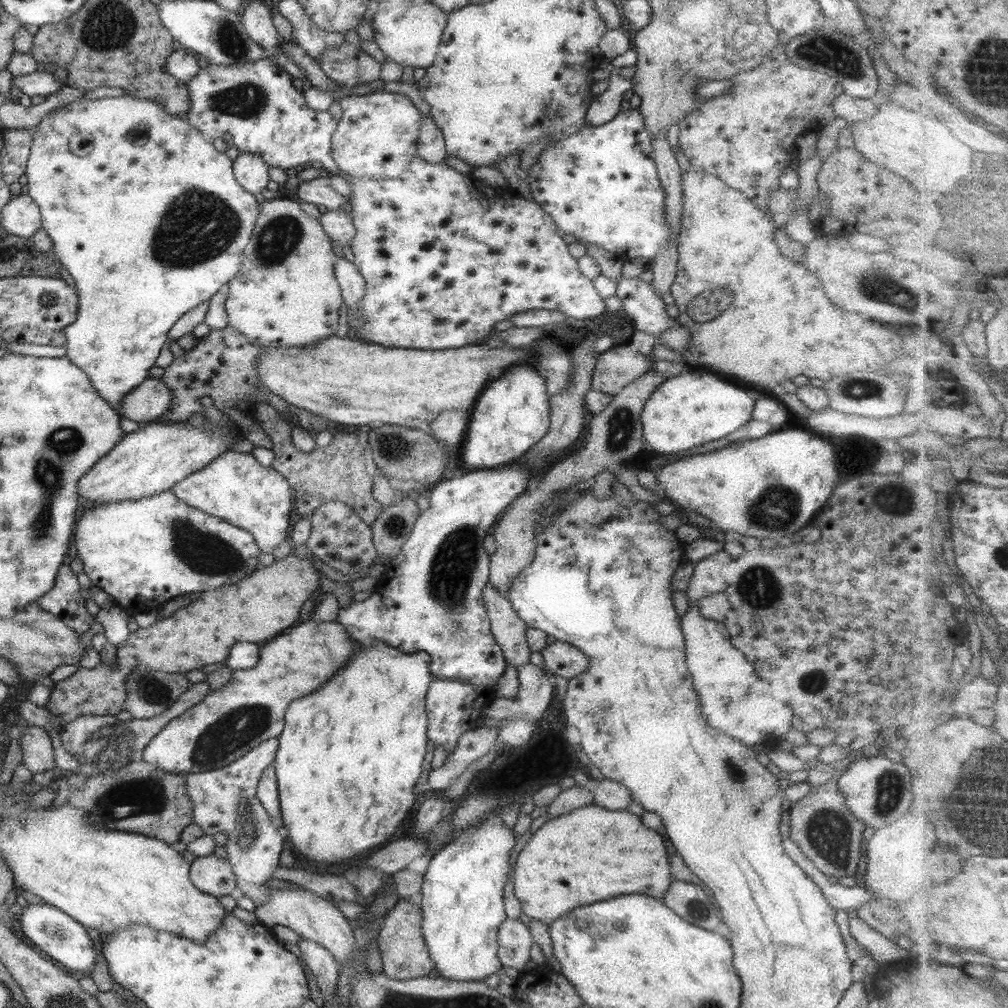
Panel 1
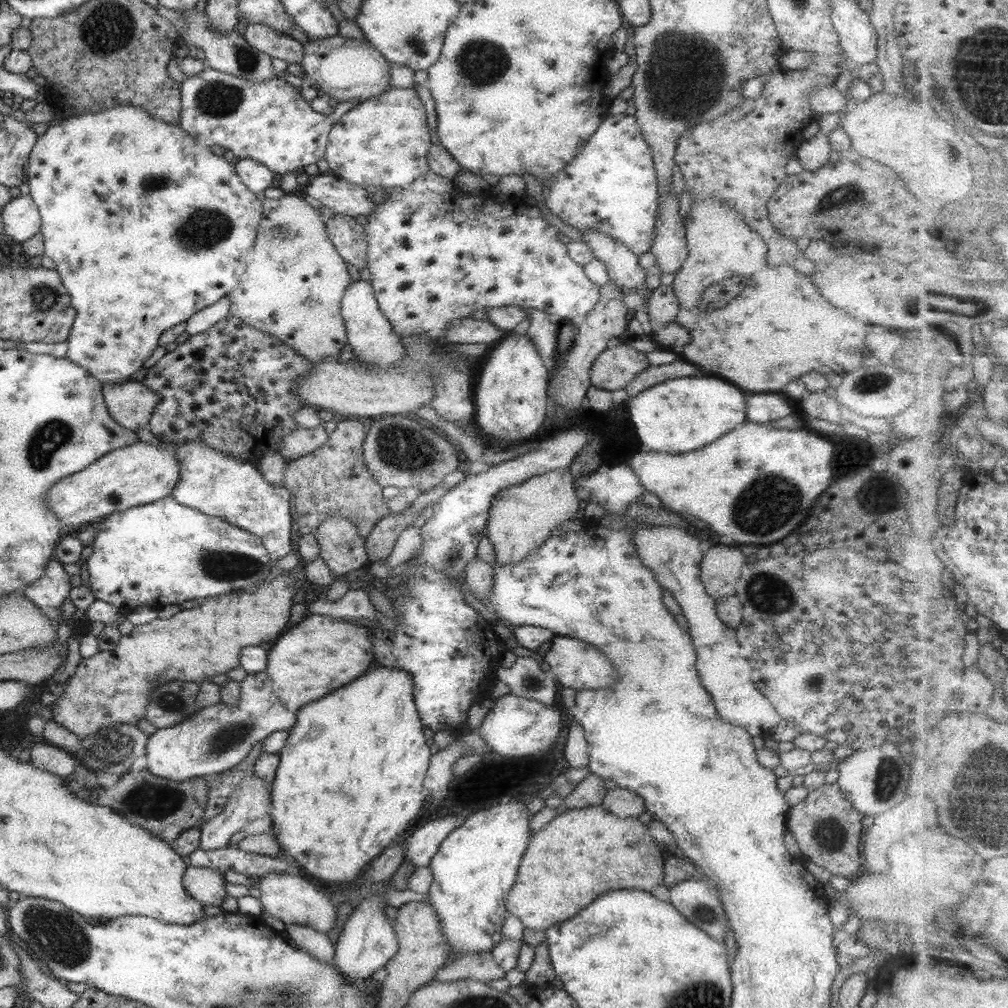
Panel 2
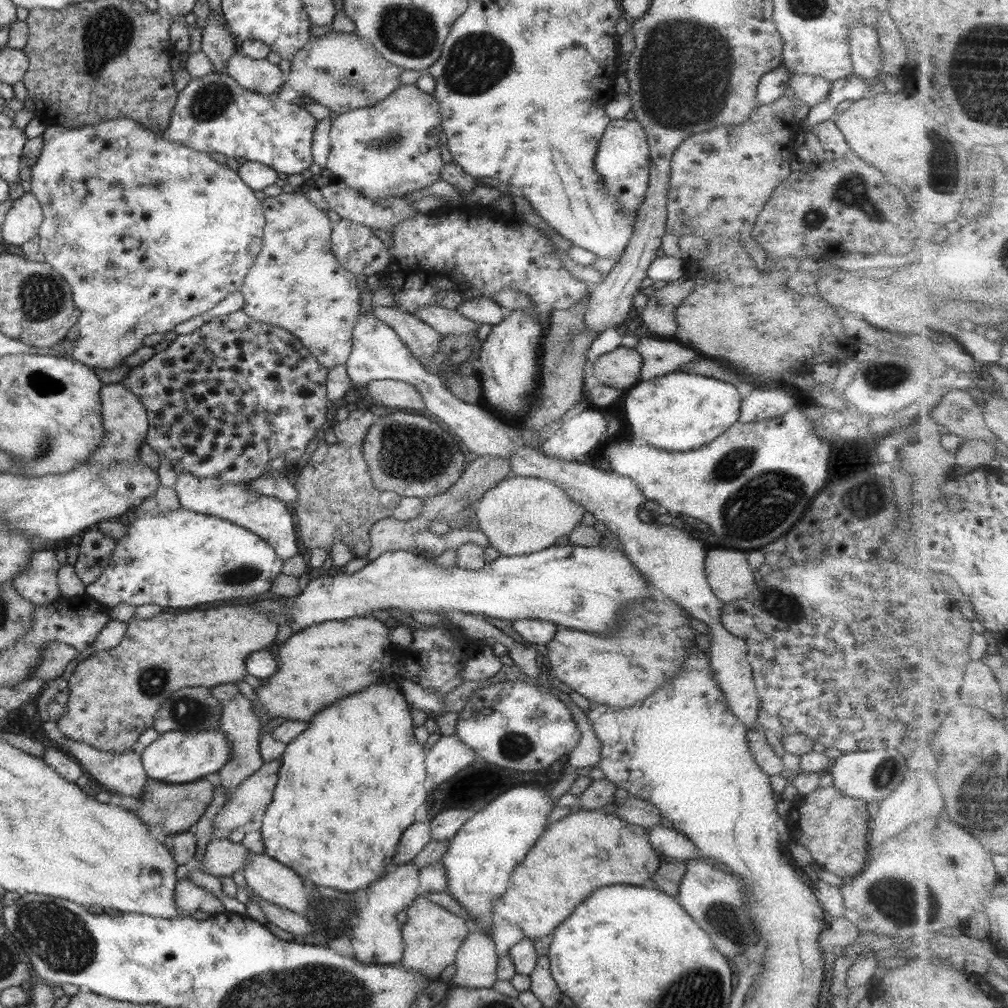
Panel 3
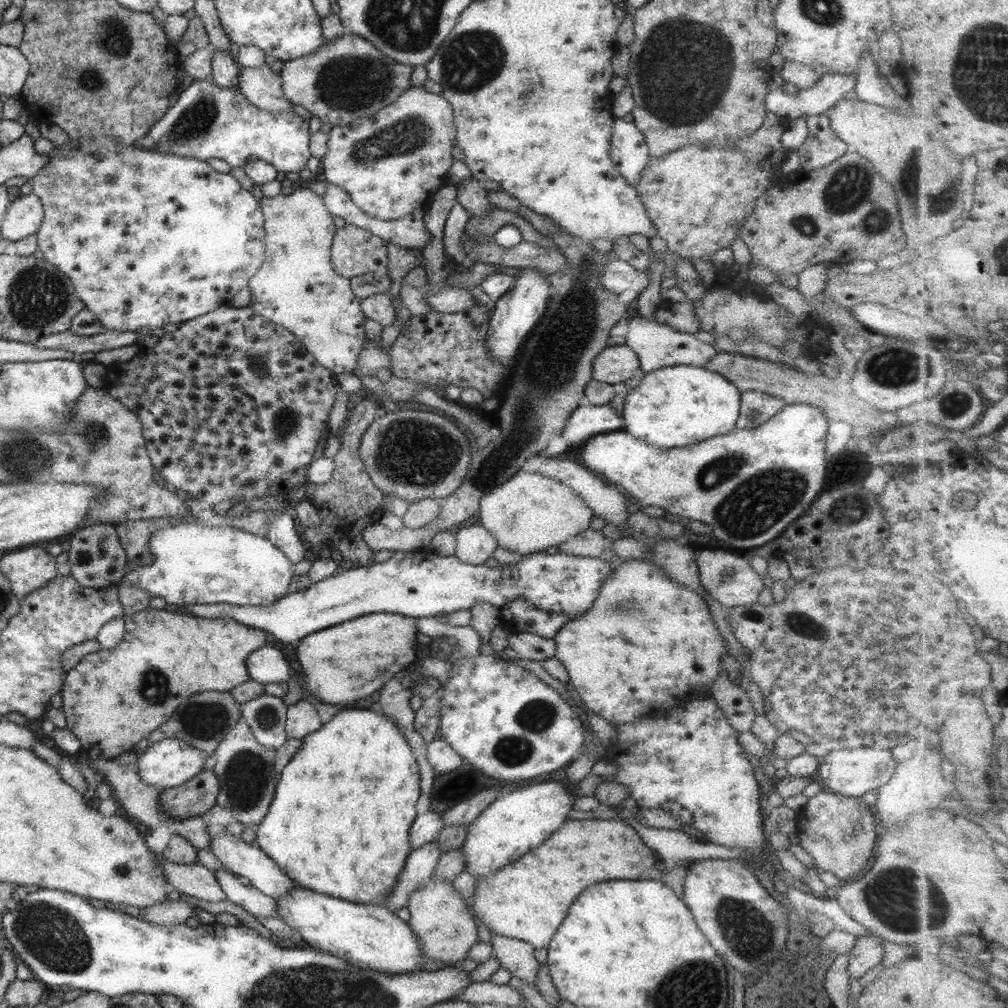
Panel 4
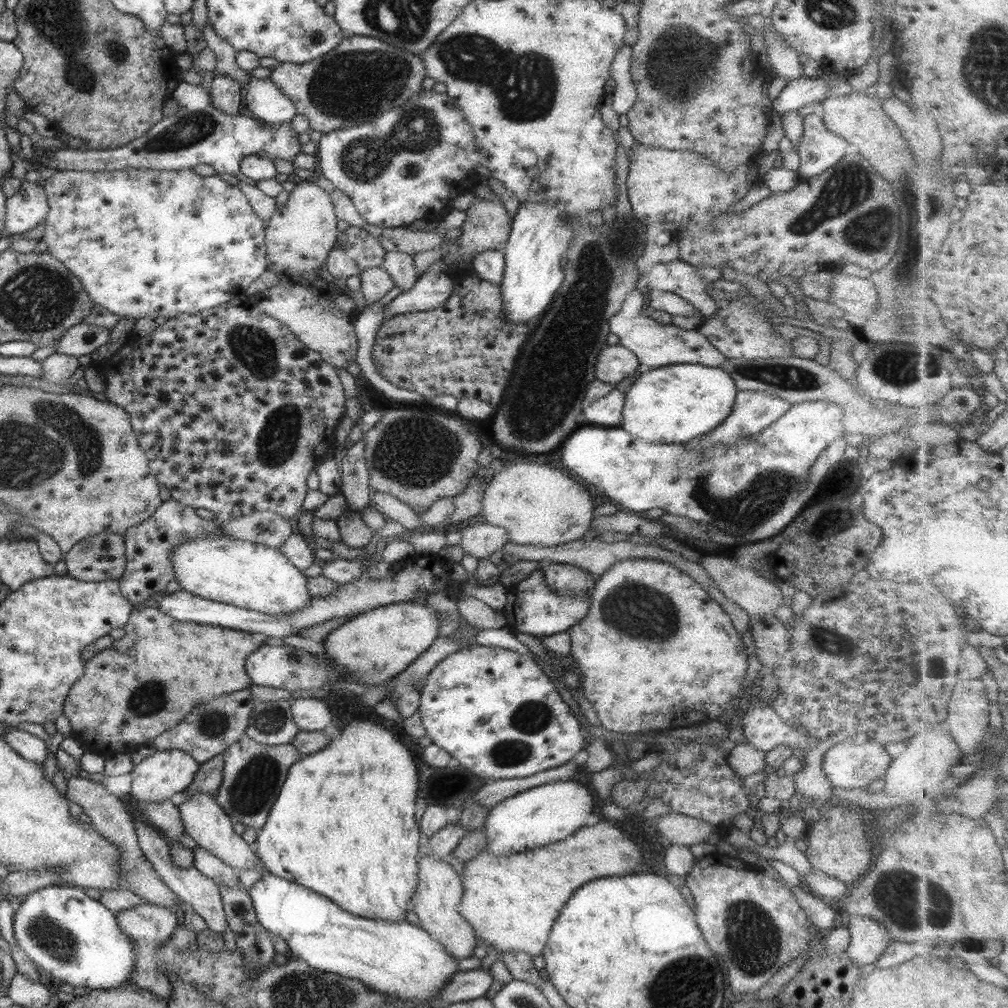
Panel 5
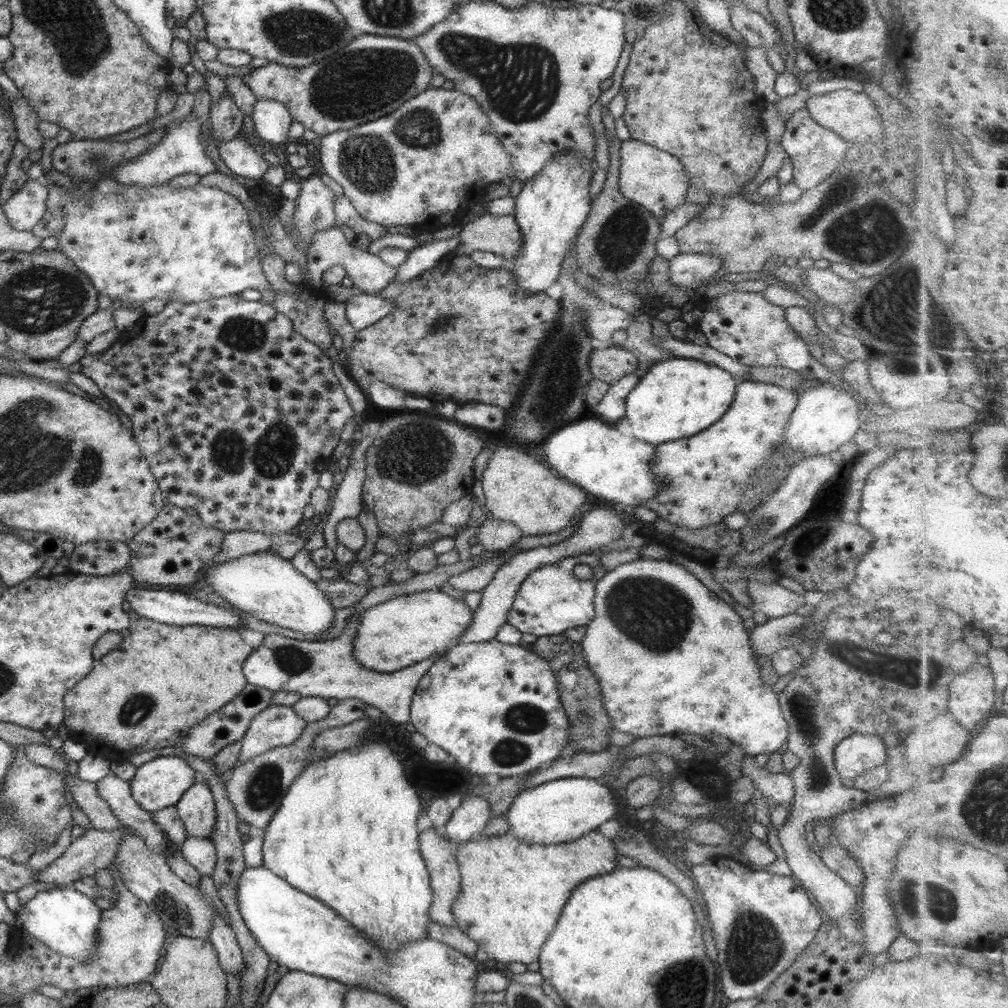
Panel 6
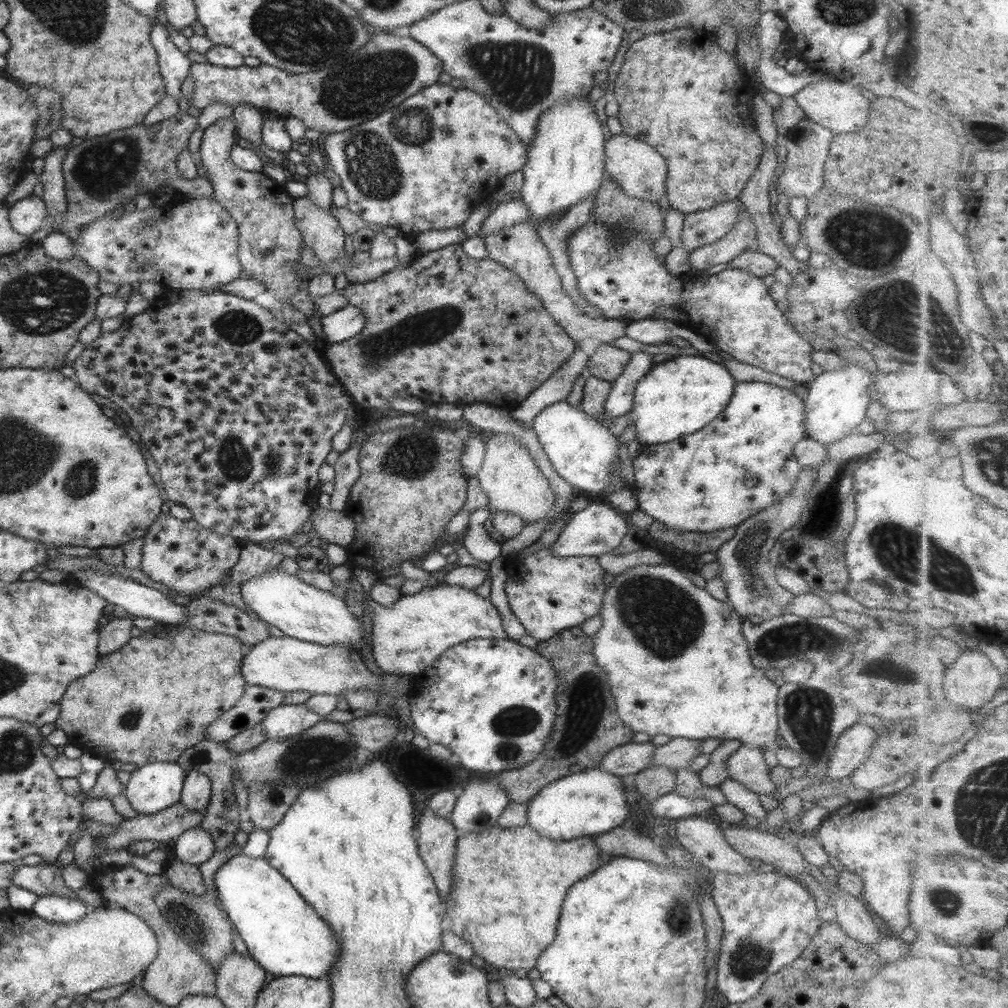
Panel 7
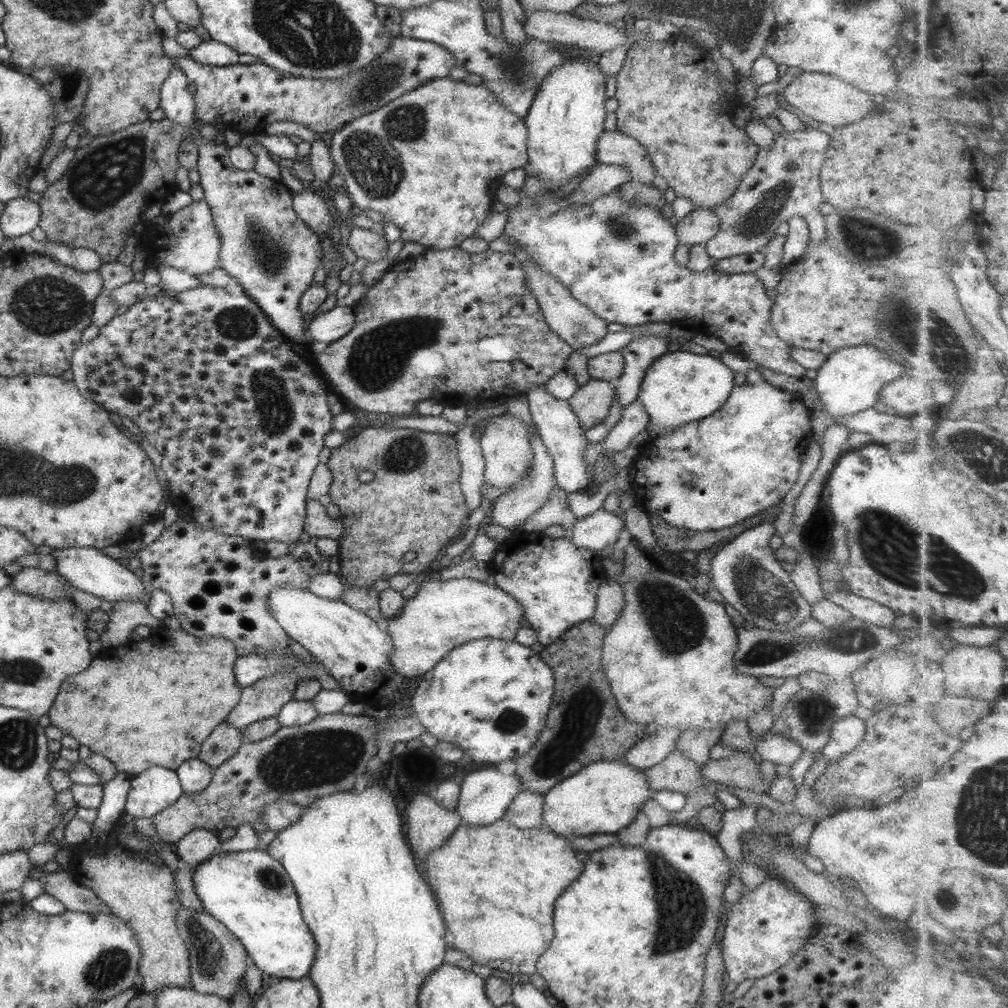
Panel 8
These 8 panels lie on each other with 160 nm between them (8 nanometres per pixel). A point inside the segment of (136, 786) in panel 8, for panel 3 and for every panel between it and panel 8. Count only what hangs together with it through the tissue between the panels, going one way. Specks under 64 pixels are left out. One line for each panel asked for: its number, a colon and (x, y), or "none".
3: (175, 757)
4: (168, 763)
5: (164, 773)
6: (158, 783)
7: (154, 786)

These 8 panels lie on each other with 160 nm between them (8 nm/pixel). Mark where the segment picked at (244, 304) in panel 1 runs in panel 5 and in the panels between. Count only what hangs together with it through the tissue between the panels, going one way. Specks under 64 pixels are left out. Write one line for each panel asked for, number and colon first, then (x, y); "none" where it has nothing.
2: (296, 278)
3: (296, 284)
4: (295, 287)
5: (299, 234)

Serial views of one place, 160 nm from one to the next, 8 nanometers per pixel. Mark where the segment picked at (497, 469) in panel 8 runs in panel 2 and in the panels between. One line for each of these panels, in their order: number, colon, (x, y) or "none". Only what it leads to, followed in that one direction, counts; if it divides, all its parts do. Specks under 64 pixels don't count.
2: (521, 517)
3: (519, 515)
4: (529, 512)
5: (536, 504)
6: (515, 488)
7: (510, 479)

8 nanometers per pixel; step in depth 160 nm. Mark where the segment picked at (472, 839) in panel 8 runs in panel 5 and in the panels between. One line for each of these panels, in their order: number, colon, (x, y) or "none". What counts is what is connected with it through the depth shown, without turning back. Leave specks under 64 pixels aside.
5: (510, 901)
6: (511, 893)
7: (507, 884)

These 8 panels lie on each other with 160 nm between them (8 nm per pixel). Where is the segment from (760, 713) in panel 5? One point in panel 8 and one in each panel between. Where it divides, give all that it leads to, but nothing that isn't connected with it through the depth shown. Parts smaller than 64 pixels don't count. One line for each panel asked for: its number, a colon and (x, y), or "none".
6: (680, 657)
7: (693, 679)
8: (668, 656)

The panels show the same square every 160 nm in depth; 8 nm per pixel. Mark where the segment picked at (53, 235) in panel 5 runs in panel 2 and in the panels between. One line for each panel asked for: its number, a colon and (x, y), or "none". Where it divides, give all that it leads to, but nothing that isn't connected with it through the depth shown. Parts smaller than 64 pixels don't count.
2: (187, 227)
3: (147, 233)
4: (146, 238)

